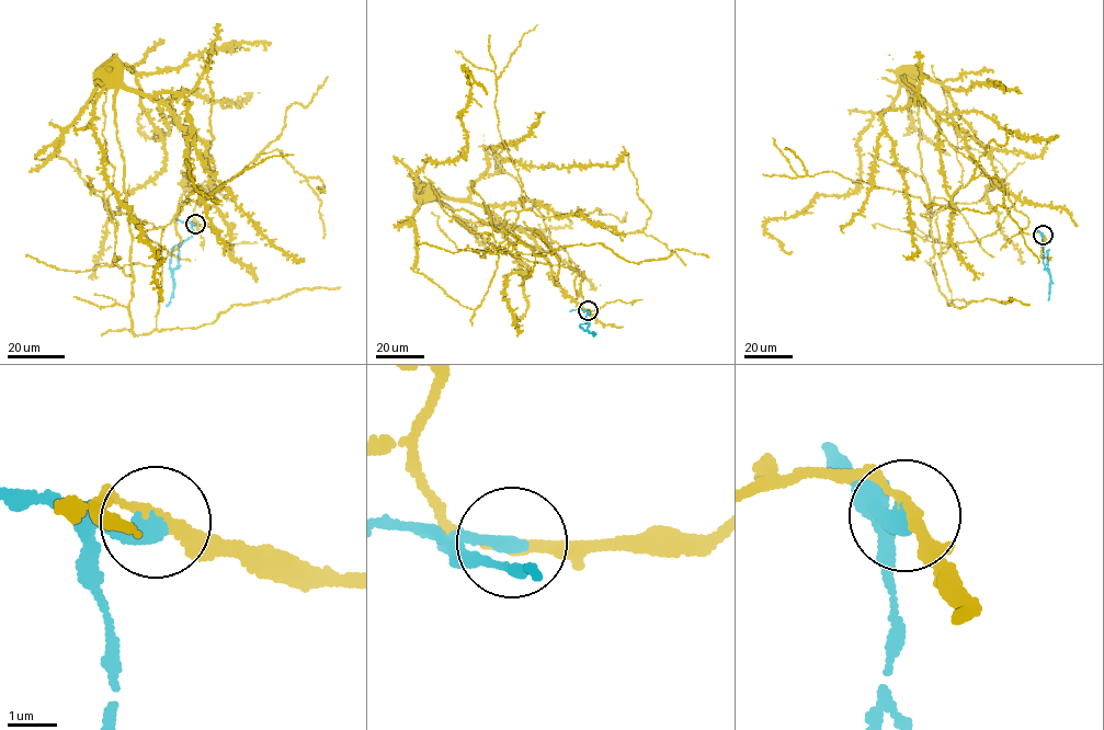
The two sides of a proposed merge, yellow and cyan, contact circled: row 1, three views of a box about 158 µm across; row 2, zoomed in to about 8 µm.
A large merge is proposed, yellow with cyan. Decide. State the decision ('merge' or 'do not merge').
do not merge

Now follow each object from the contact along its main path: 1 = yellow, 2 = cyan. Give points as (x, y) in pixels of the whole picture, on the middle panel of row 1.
1: (588, 310), (577, 295), (575, 263), (550, 240), (516, 179), (501, 168), (482, 175), (466, 198), (424, 187)
2: (588, 310), (582, 319), (588, 323), (588, 330), (595, 333), (593, 335)

